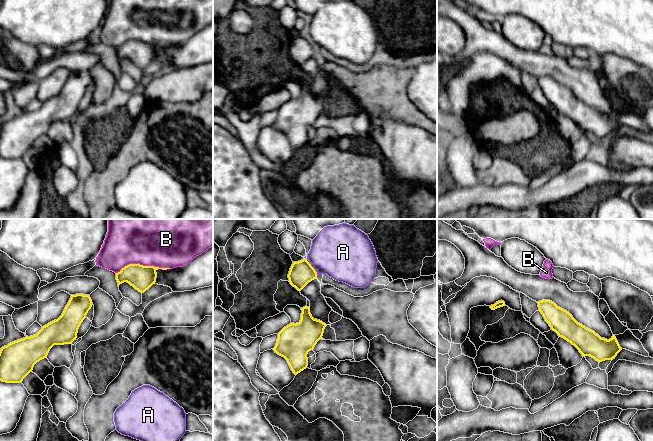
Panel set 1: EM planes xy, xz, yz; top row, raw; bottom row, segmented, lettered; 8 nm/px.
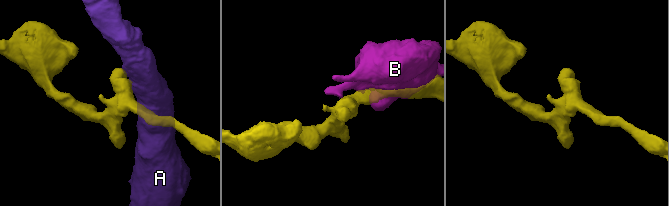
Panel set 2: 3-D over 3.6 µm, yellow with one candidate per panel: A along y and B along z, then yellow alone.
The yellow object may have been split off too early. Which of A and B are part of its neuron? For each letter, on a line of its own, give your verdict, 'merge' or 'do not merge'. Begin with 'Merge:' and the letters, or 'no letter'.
Merge: no letter
A: do not merge
B: do not merge

